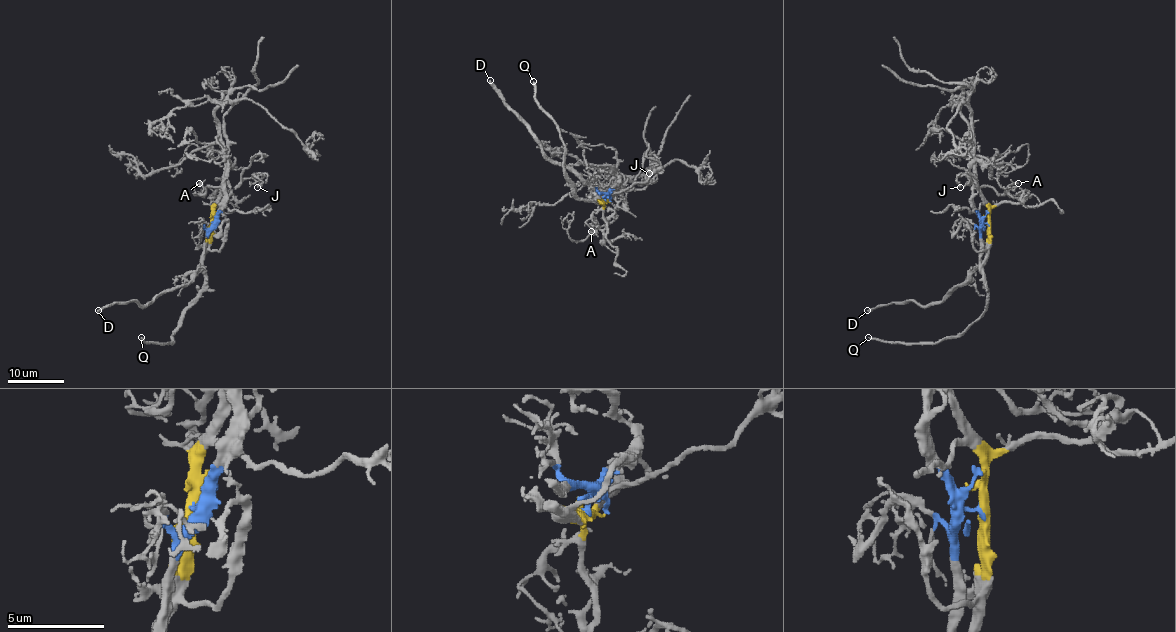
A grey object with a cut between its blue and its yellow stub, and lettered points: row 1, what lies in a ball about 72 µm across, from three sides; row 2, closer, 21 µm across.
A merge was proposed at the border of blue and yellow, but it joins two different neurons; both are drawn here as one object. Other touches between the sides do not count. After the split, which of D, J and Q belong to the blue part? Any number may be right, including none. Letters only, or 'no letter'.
J, Q

